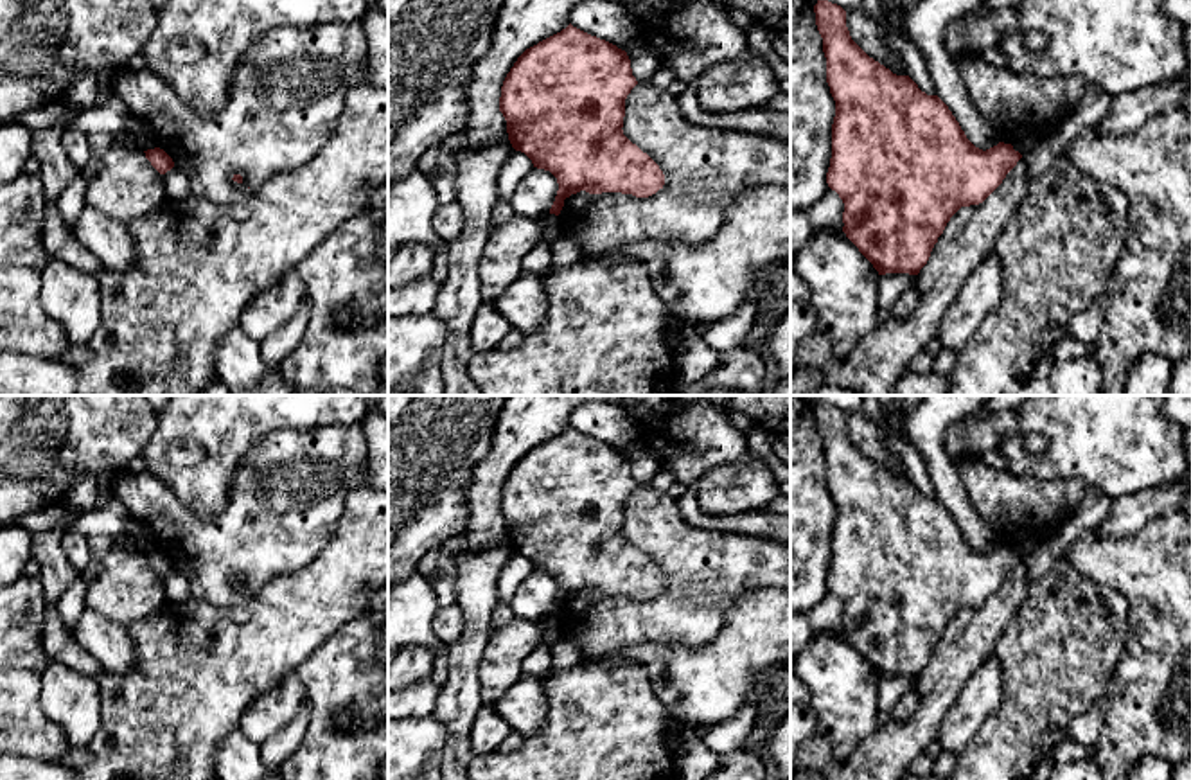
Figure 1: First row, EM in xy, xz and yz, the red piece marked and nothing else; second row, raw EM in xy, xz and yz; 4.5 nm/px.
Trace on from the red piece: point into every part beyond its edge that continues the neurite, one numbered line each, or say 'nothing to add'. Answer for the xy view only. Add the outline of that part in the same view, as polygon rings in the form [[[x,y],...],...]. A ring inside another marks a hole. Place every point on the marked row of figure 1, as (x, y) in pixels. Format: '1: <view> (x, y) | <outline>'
nothing to add

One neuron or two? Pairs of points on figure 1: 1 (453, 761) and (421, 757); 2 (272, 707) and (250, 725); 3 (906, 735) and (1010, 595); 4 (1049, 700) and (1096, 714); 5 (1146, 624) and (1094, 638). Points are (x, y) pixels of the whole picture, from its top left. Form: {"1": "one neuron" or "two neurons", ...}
{"1": "two neurons", "2": "one neuron", "3": "one neuron", "4": "two neurons", "5": "two neurons"}

